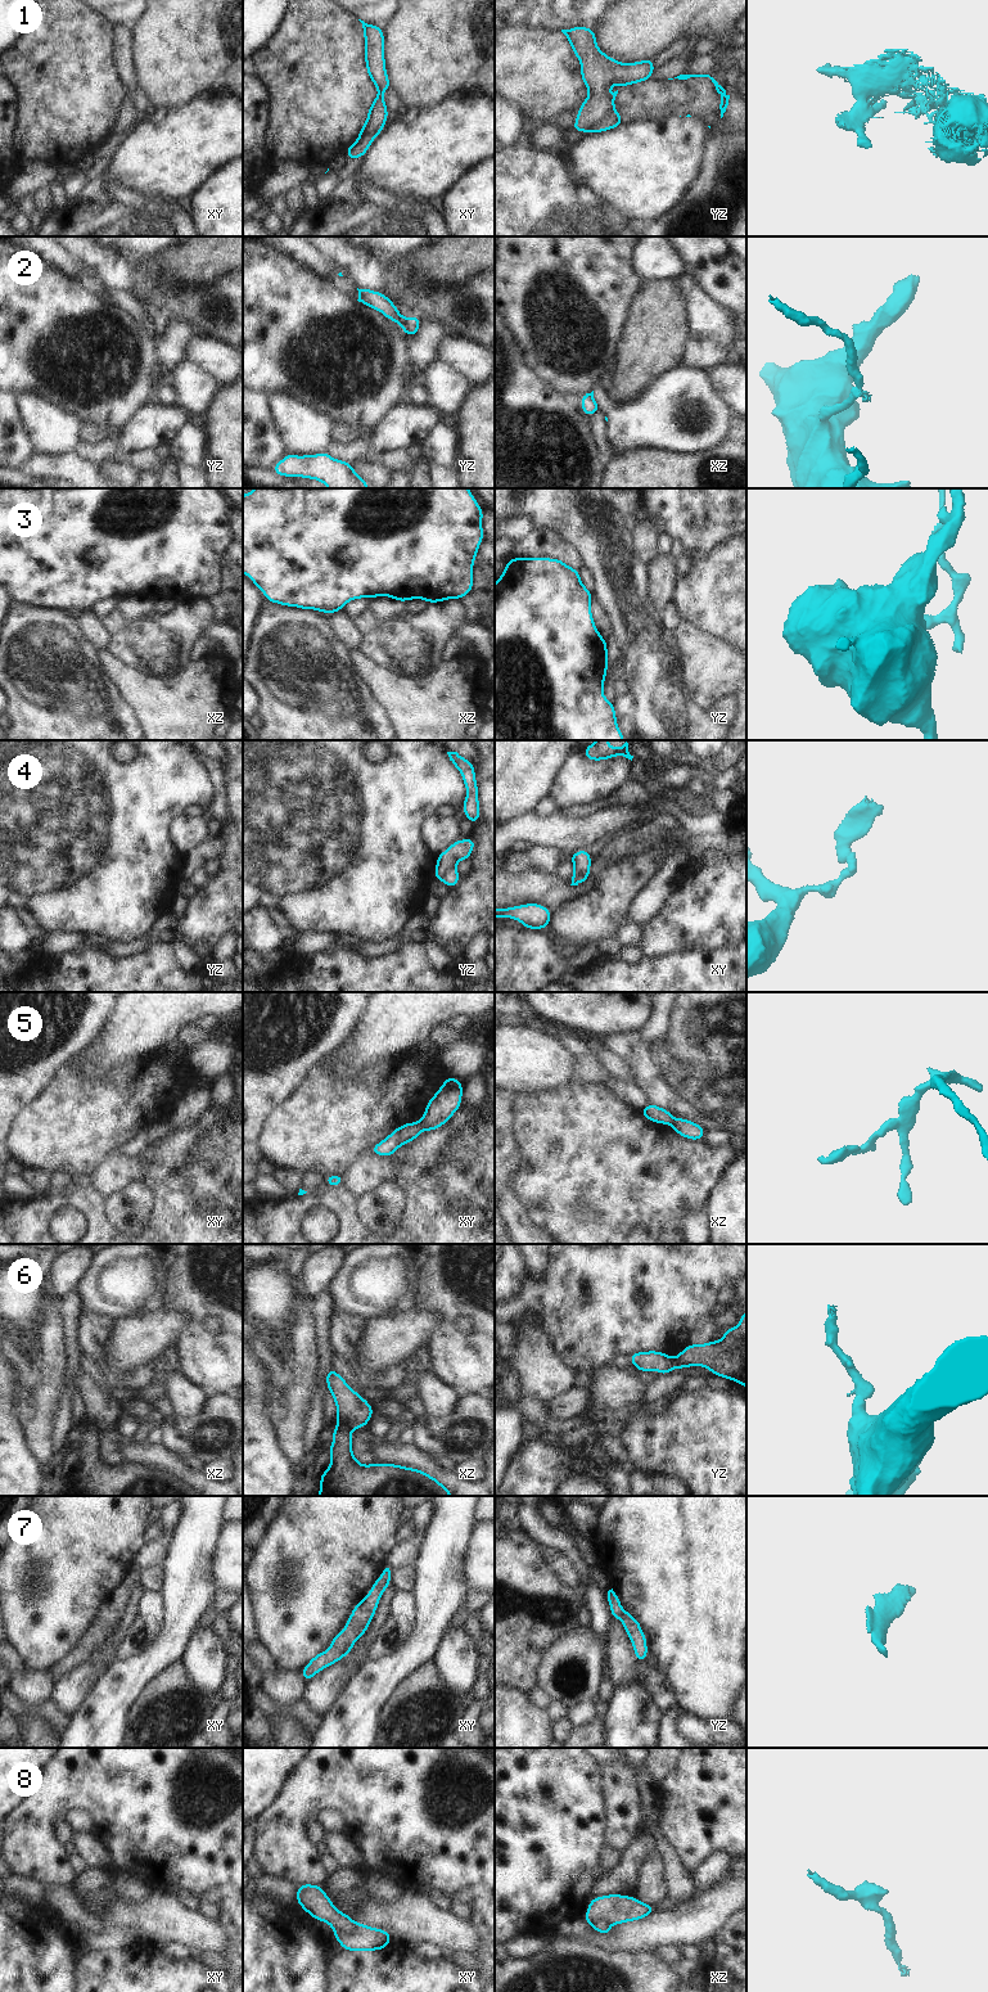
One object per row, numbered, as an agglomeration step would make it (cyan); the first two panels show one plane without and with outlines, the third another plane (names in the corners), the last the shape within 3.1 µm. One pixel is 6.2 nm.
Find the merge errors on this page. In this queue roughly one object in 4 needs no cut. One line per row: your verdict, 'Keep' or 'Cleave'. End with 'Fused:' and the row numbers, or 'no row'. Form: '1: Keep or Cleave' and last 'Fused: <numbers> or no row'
1: Cleave
2: Cleave
3: Cleave
4: Cleave
5: Cleave
6: Cleave
7: Keep
8: Cleave
Fused: 1, 2, 3, 4, 5, 6, 8.

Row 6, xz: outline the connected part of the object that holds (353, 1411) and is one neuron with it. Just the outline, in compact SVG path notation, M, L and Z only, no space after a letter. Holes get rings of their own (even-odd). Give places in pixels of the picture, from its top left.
M334 1369L326 1373L325 1380L337 1406L335 1421L348 1427L351 1432L366 1427L374 1415L371 1405L355 1392Z

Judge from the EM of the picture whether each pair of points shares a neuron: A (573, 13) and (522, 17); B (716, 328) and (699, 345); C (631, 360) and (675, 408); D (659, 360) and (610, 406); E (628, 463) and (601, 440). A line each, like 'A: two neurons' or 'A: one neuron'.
A: one neuron
B: two neurons
C: two neurons
D: two neurons
E: two neurons

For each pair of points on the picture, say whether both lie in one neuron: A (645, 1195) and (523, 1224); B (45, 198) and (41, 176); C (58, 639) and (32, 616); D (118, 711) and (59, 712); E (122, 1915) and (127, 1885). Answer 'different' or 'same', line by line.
A: different
B: different
C: same
D: same
E: different

